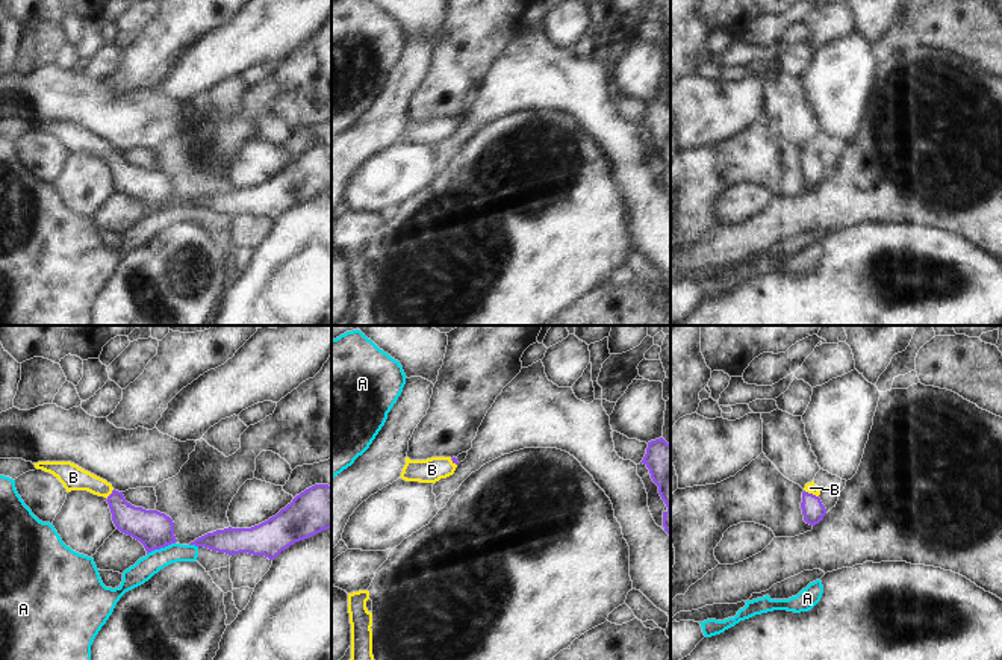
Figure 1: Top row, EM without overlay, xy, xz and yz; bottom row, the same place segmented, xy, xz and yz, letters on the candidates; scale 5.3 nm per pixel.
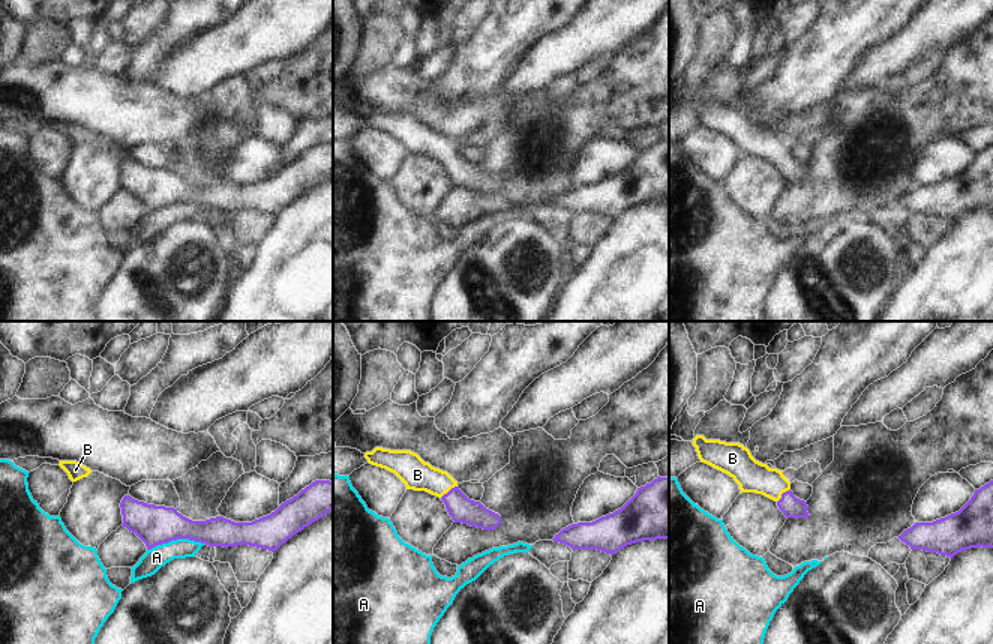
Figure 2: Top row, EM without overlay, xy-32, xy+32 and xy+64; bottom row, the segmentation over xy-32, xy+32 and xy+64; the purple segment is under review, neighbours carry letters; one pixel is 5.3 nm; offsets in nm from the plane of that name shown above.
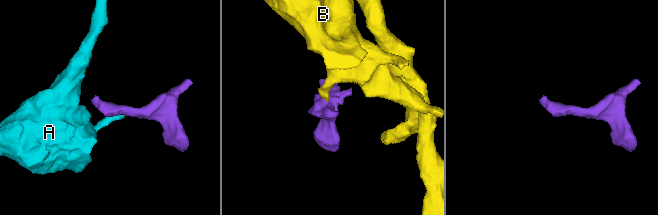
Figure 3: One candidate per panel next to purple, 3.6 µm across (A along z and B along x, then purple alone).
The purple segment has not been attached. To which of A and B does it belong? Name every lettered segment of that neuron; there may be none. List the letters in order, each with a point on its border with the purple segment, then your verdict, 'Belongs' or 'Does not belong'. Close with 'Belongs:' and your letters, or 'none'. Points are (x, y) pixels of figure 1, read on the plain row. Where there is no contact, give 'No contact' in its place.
A: Touches purple at xy (161, 208). Does not belong
B: Touches purple at yz (812, 155). Belongs
Belongs: B

